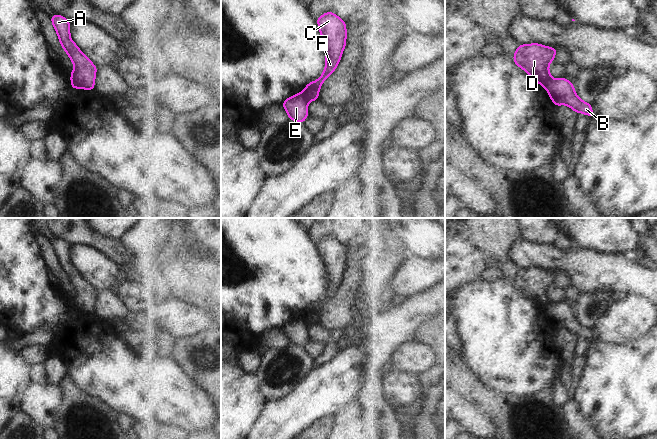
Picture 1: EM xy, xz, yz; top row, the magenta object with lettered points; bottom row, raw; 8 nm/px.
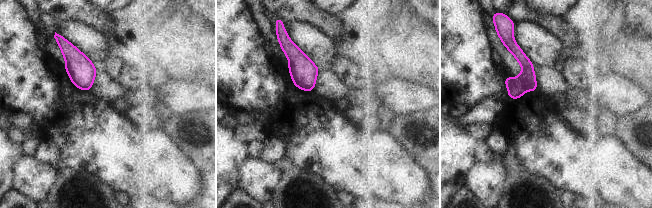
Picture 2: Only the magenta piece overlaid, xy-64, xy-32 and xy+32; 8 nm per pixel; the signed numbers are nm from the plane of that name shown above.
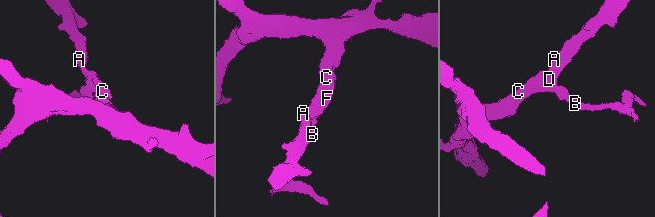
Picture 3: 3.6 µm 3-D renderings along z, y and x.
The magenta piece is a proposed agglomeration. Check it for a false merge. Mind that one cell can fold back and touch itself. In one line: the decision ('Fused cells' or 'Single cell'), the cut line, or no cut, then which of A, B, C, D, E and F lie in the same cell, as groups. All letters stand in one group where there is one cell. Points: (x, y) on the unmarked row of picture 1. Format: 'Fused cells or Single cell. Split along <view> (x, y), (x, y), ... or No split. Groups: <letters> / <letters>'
Fused cells. Split along xz (300, 317), (308, 324). Groups: A C D F / B E

